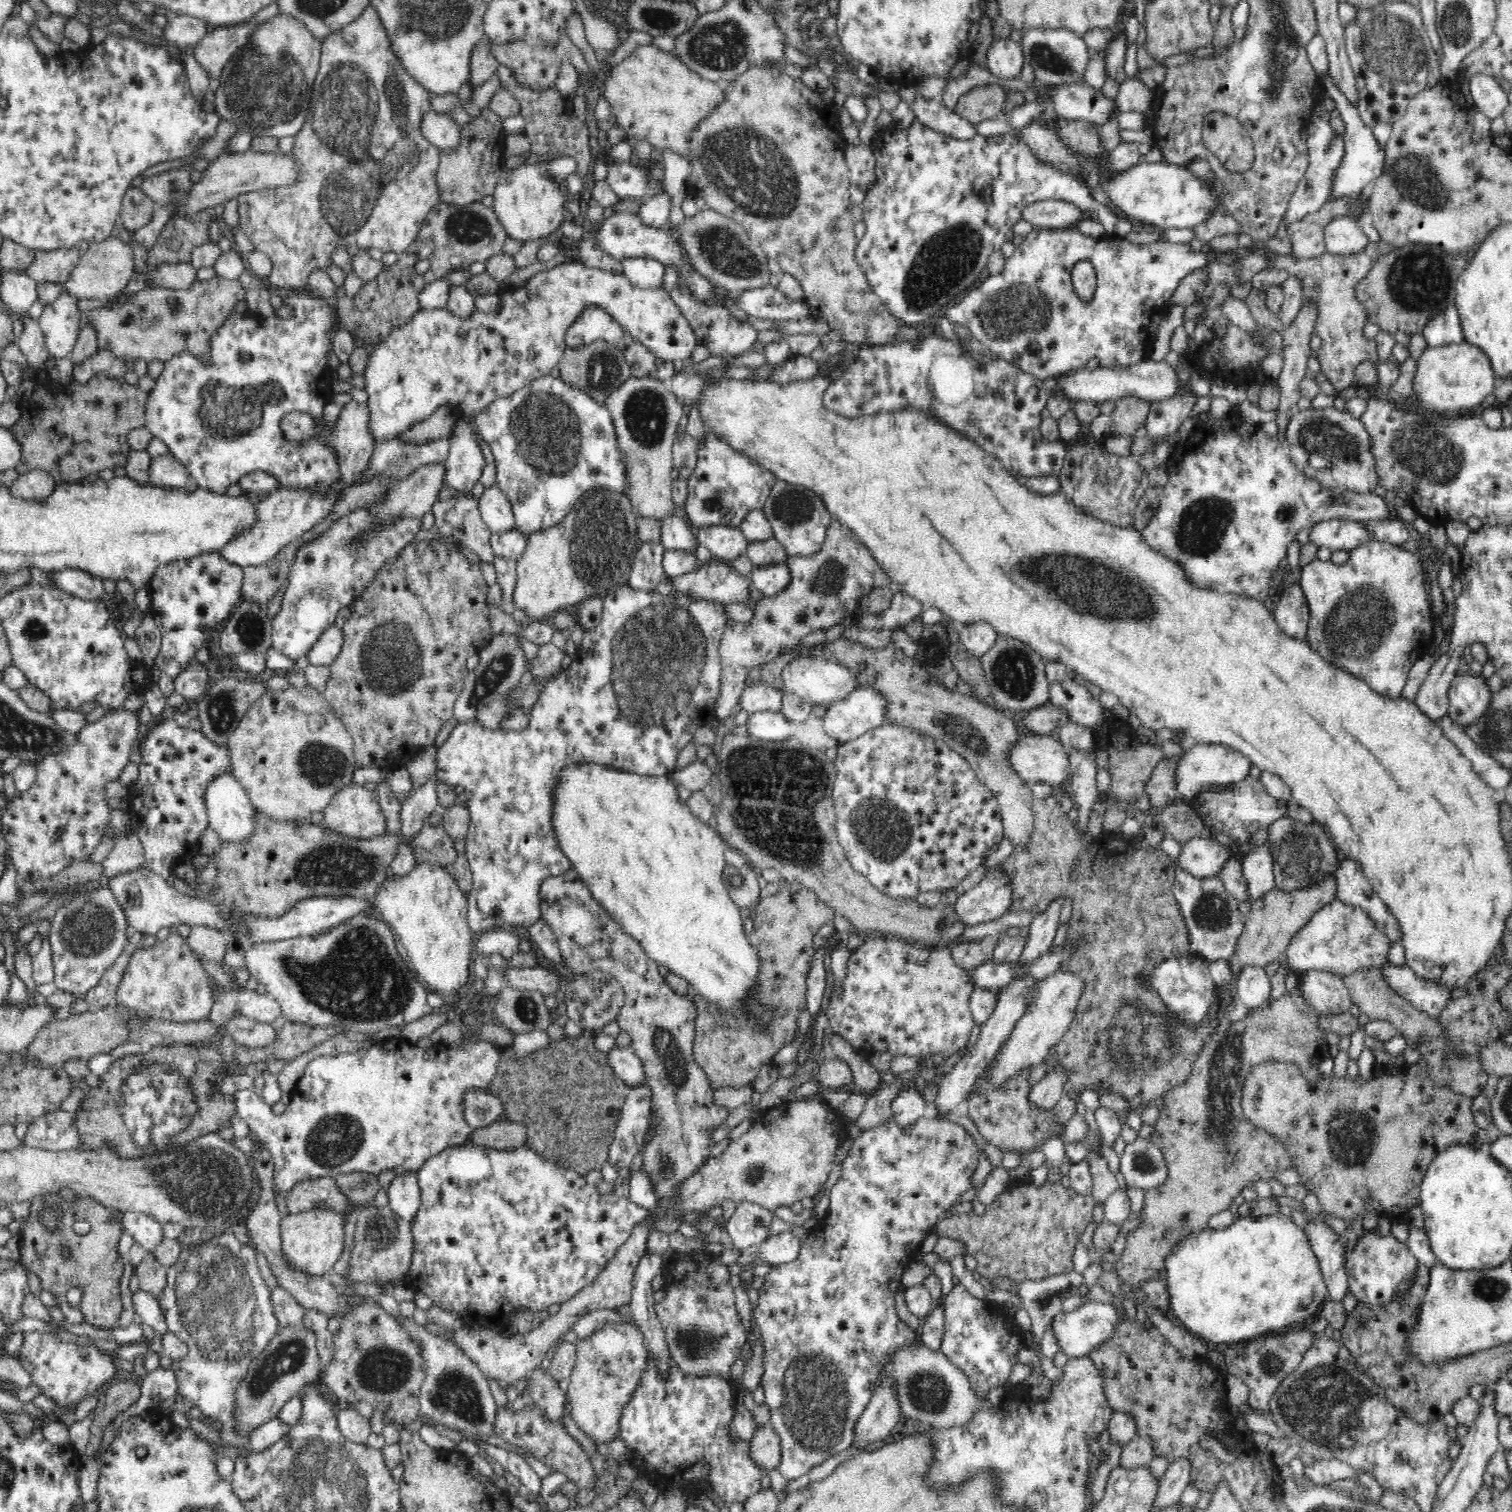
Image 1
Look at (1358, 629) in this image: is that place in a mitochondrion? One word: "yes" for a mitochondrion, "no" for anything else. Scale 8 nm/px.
yes

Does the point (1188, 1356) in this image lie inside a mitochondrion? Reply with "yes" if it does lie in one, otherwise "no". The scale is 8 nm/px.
no

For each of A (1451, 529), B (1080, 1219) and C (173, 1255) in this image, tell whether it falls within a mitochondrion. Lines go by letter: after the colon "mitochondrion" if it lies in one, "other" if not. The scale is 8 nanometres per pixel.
A: other
B: other
C: mitochondrion

